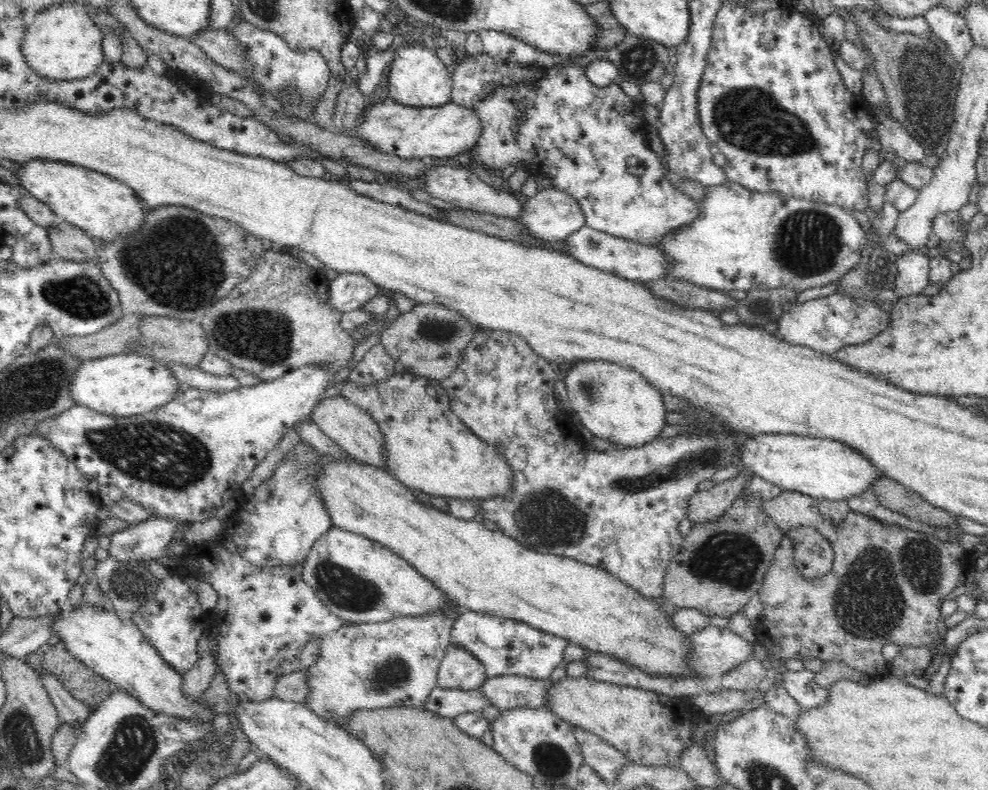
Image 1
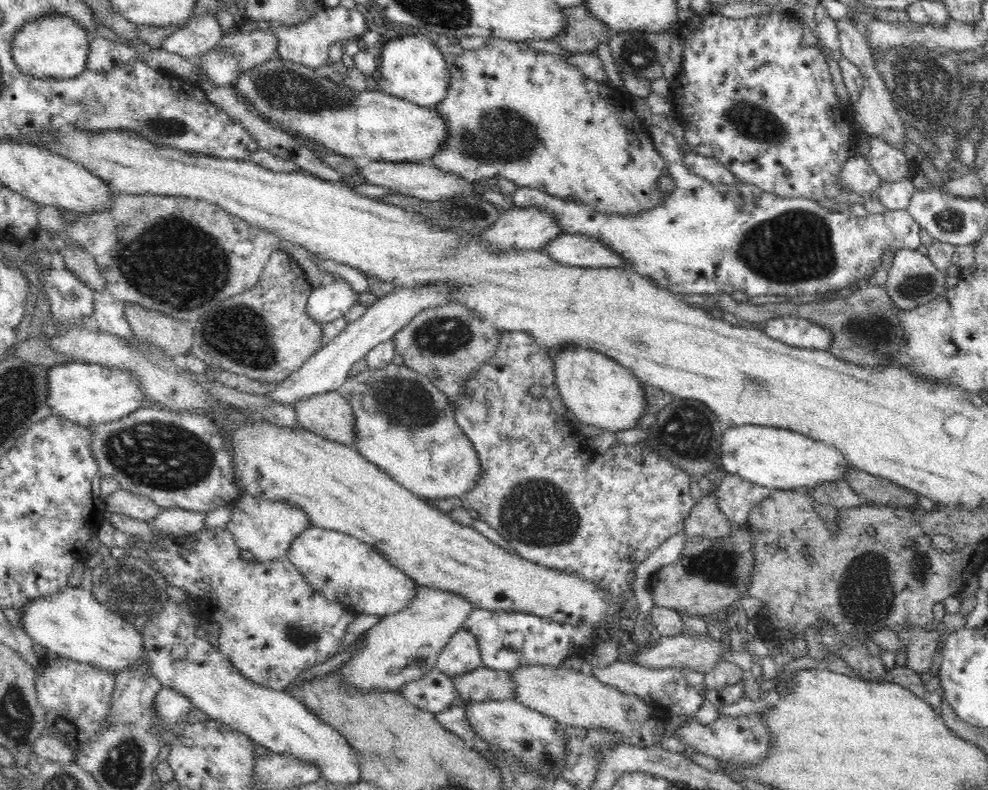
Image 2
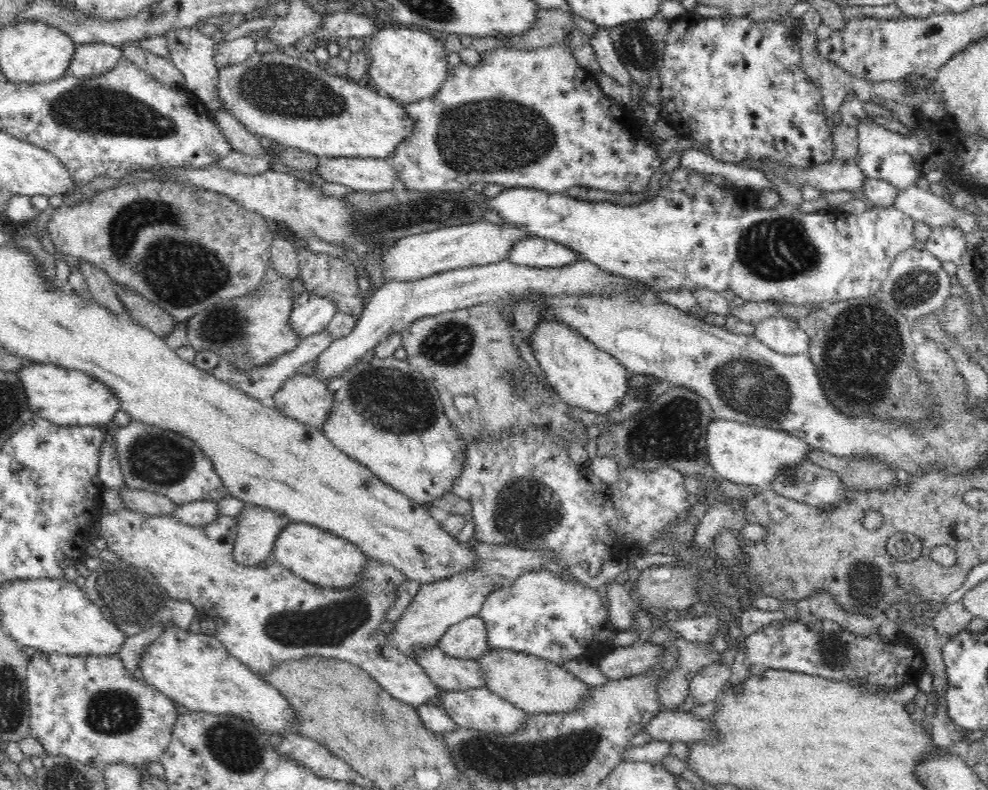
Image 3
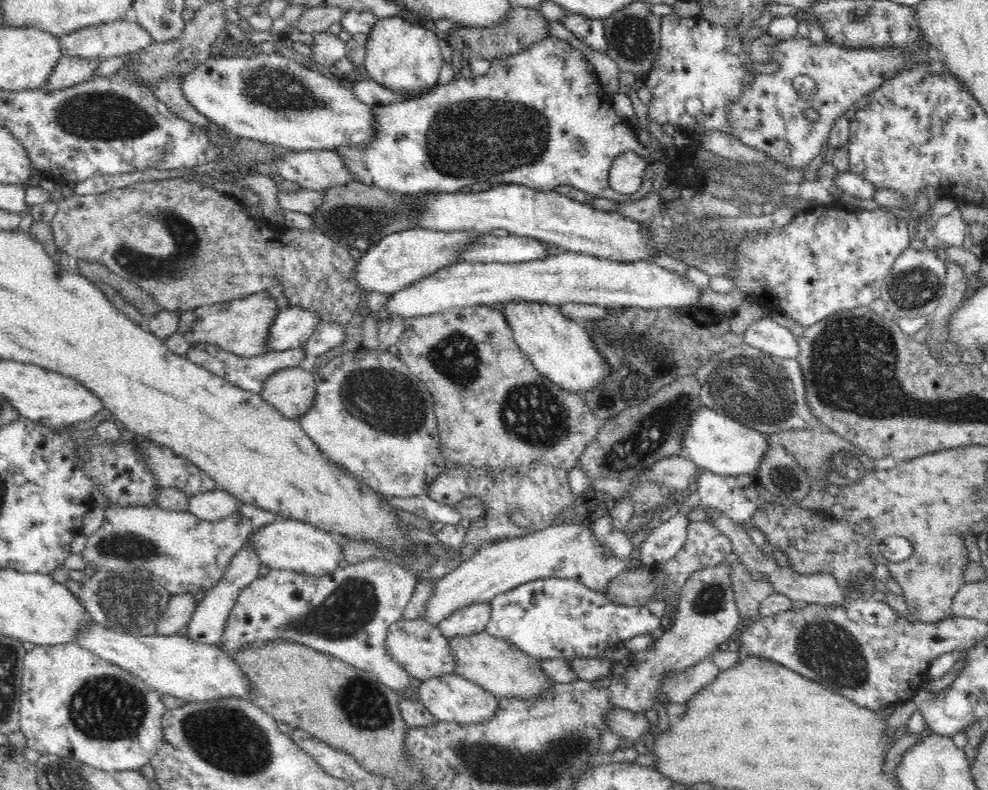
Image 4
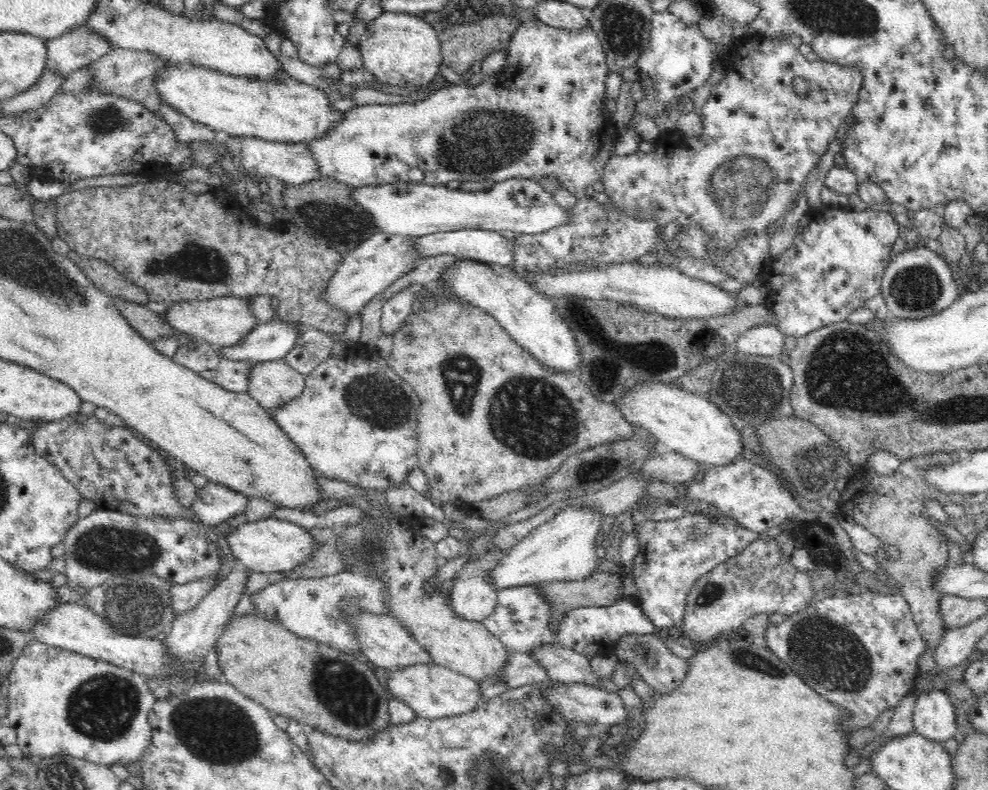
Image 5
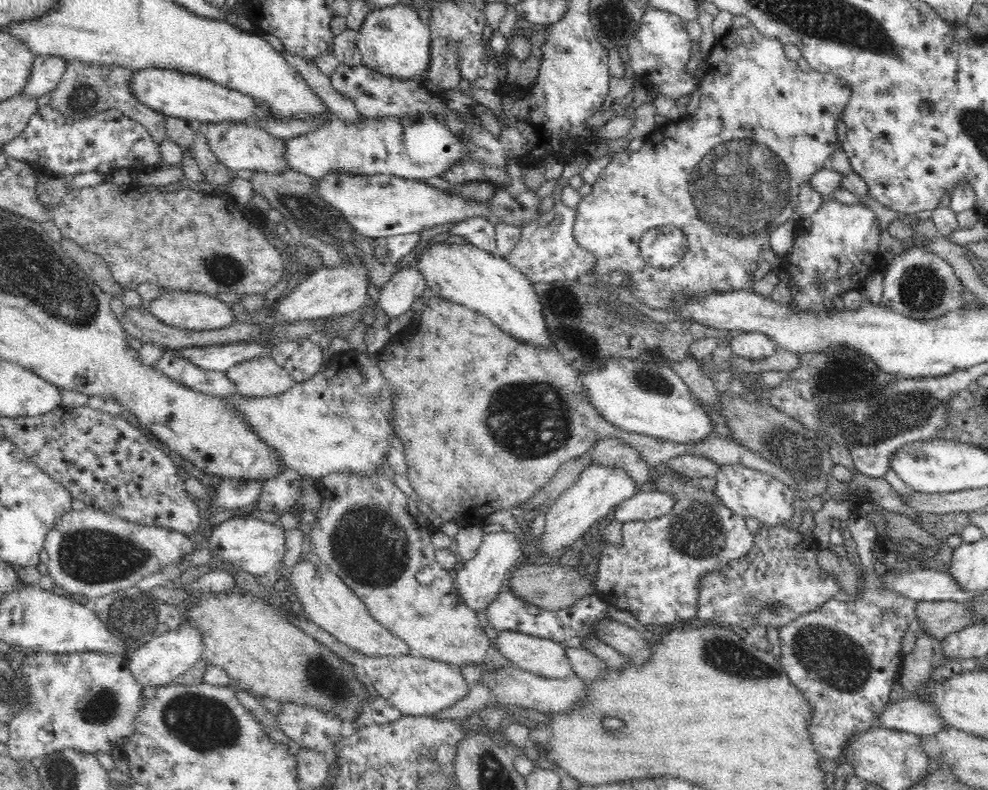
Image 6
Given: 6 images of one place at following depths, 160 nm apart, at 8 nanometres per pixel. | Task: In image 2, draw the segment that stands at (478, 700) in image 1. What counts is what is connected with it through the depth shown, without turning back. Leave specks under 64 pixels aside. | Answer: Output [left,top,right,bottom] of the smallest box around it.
[399,667,464,713]

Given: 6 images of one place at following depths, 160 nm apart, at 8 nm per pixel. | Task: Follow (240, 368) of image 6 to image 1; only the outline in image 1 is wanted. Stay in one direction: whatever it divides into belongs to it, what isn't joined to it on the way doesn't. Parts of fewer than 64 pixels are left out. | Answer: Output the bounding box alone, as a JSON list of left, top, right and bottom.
[309,395,385,468]

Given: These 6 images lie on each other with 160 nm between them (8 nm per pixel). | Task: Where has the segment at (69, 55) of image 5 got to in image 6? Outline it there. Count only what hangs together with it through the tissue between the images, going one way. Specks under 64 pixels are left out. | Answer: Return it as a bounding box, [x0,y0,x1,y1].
[21,56,68,98]

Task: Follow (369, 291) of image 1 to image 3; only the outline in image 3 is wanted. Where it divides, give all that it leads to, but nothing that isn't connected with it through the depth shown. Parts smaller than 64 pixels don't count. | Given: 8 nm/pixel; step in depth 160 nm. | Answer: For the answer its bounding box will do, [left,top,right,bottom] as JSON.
[289,291,337,339]

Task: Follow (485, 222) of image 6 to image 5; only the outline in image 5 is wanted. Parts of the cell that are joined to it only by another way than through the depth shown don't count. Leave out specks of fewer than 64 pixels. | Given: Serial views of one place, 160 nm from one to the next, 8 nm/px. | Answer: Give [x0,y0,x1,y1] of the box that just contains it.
[413,229,515,266]

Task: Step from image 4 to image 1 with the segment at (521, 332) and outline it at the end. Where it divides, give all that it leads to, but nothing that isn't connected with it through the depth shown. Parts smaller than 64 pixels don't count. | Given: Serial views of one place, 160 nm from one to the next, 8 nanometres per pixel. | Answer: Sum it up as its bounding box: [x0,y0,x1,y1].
[561,359,667,448]

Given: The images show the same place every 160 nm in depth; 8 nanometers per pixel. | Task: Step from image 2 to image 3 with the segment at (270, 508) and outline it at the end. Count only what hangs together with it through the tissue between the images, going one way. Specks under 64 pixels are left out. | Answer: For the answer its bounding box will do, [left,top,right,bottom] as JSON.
[233,504,292,567]

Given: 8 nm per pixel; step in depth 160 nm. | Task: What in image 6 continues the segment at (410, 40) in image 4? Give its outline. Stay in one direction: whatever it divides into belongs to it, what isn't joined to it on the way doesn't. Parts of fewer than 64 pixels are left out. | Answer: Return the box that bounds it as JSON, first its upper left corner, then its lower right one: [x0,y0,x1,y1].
[357,4,433,81]

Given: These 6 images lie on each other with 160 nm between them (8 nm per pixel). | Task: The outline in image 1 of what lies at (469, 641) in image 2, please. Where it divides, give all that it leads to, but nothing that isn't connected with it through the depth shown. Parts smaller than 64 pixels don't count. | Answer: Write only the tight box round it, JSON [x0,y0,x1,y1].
[437,643,488,689]

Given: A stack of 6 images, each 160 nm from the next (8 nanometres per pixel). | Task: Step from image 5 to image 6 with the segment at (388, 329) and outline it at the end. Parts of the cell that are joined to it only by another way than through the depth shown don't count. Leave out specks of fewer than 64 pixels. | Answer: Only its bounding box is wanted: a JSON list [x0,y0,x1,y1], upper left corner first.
[378,267,427,318]

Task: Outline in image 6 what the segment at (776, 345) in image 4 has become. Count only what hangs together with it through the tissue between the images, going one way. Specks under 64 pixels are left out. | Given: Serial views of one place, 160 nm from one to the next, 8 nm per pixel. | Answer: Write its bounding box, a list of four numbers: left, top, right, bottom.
[729,332,777,361]

